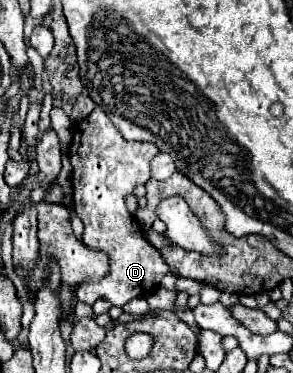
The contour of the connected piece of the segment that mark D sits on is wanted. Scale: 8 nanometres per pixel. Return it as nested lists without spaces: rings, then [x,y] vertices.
[[[99,106],[75,124],[75,140],[69,146],[75,212],[85,224],[85,246],[109,256],[109,274],[103,280],[85,282],[77,288],[77,298],[89,306],[93,306],[99,298],[109,300],[115,306],[123,306],[131,298],[149,294],[167,274],[179,278],[179,274],[163,260],[161,252],[151,246],[145,236],[141,236],[141,224],[127,212],[125,206],[127,196],[131,196],[137,186],[151,180],[149,164],[157,152],[159,150],[153,142],[125,142]]]

